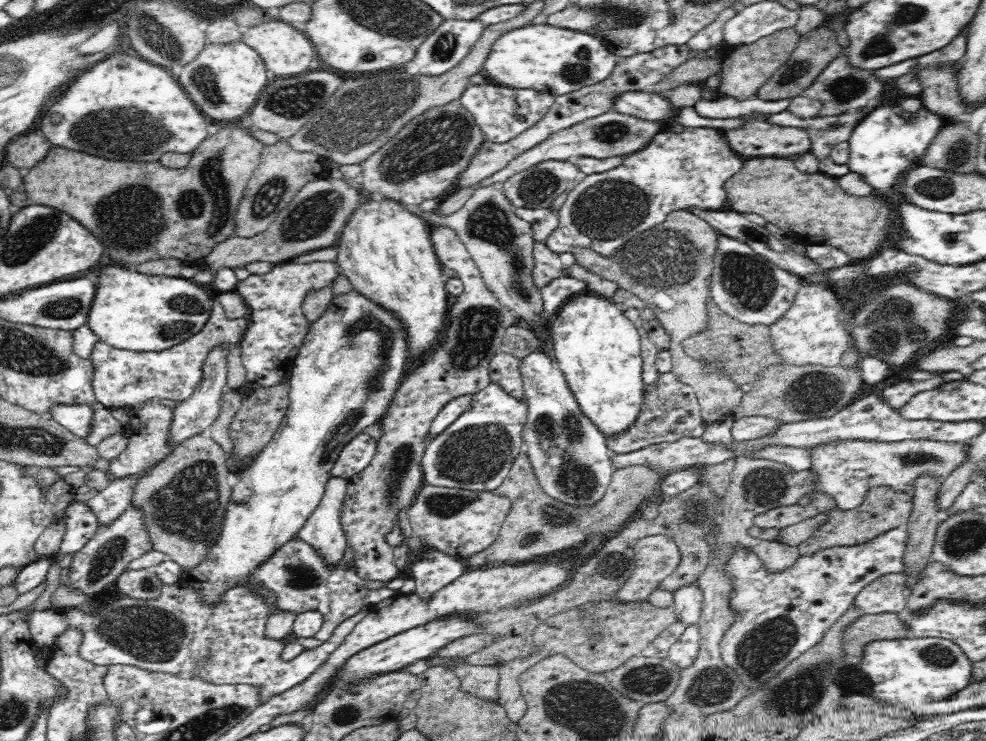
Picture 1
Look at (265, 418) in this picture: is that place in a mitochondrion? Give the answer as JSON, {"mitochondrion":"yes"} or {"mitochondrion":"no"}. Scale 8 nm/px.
{"mitochondrion":"no"}

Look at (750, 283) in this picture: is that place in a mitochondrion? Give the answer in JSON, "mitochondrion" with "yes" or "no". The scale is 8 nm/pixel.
{"mitochondrion":"yes"}

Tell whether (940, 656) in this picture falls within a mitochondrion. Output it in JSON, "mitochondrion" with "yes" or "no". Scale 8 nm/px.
{"mitochondrion":"yes"}

